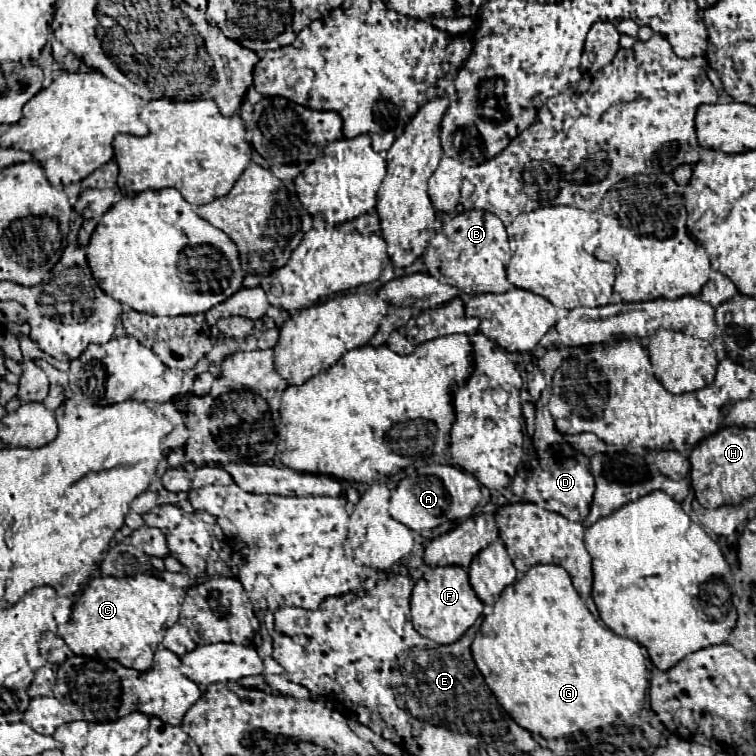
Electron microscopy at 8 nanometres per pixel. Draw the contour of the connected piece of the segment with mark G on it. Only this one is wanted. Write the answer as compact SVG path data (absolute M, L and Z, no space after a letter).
M535 564L513 584L513 590L513 598L505 598L503 590L495 602L495 610L483 618L471 642L471 654L485 684L523 730L555 740L579 730L593 730L615 720L625 720L641 708L647 692L647 668L641 644L633 638L617 636L595 622L563 566Z

